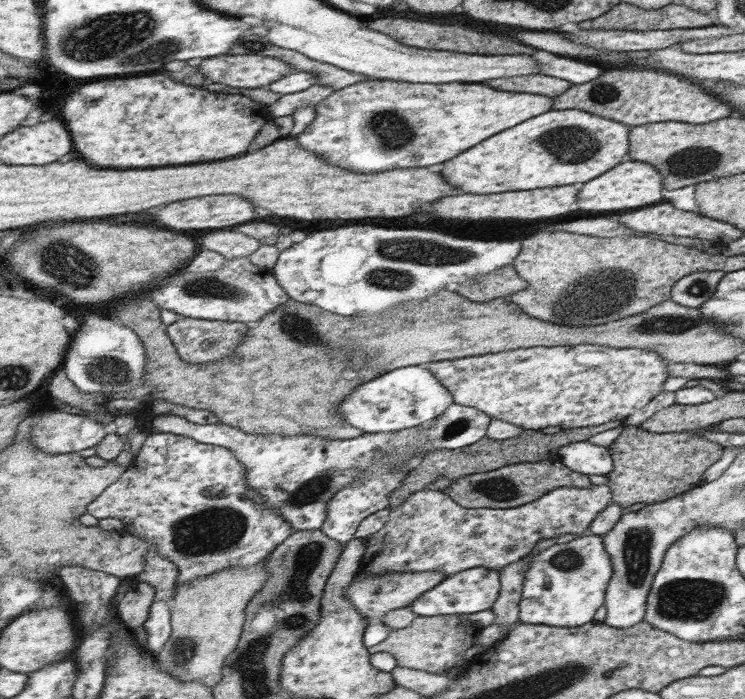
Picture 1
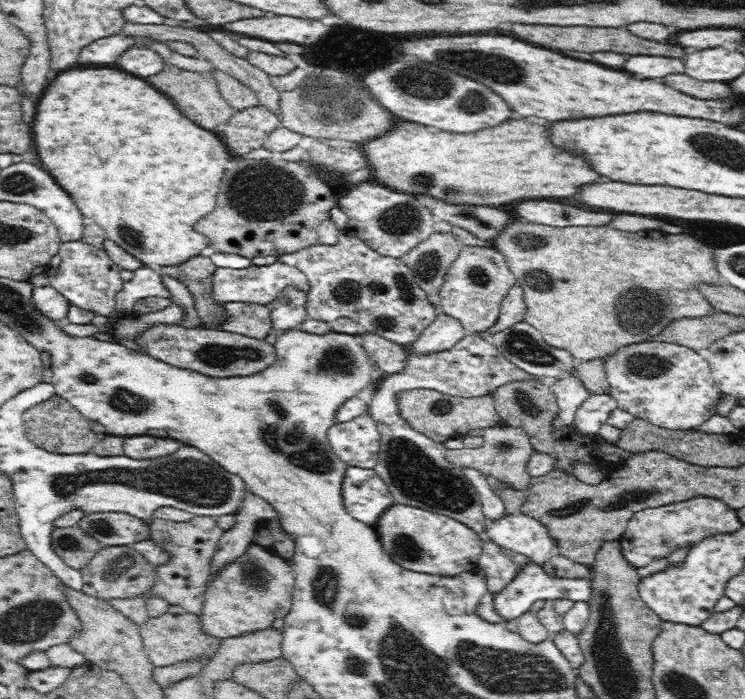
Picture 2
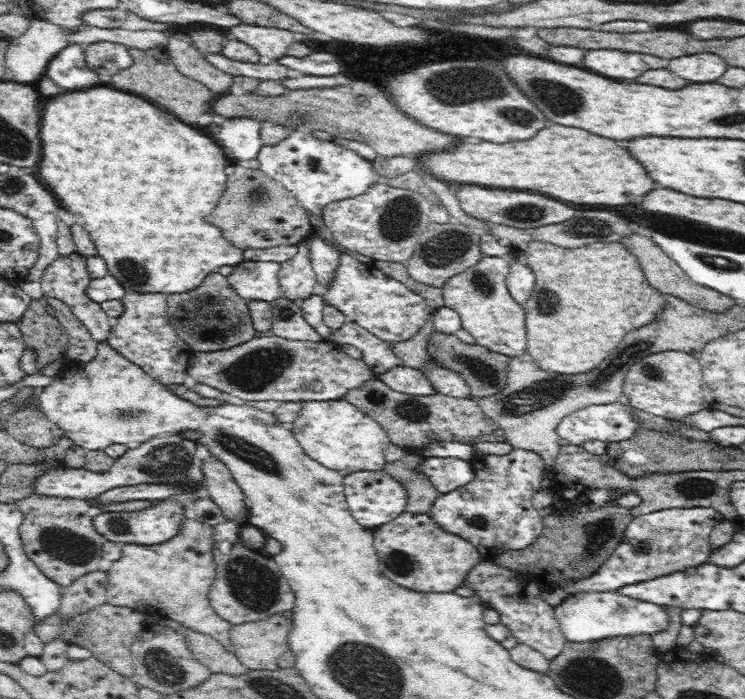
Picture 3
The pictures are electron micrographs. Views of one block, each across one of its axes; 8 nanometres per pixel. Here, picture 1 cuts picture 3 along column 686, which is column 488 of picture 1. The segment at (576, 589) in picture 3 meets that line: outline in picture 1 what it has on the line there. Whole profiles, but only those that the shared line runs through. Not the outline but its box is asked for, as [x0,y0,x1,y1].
[360,484,613,578]

